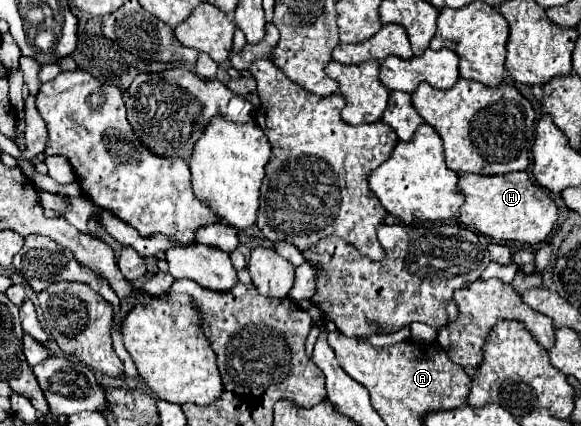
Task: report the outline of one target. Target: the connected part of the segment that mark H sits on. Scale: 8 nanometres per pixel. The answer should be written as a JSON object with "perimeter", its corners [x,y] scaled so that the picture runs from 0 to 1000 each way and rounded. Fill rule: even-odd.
{"perimeter":[[[880,404],[862,413],[831,408],[793,408],[790,441],[800,451],[800,479],[790,493],[790,512],[804,535],[845,554],[859,568],[897,568],[928,573],[948,549],[962,516],[962,488],[938,441],[931,441],[907,404]]]}

